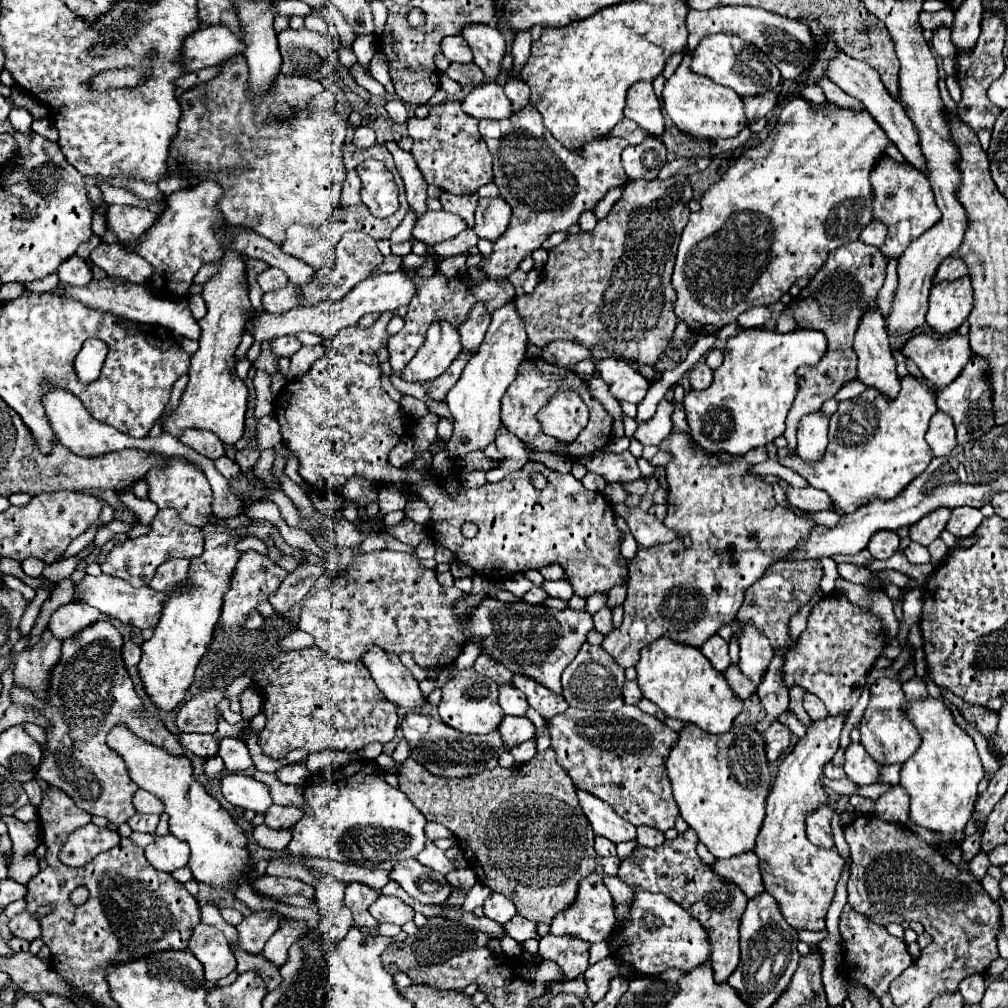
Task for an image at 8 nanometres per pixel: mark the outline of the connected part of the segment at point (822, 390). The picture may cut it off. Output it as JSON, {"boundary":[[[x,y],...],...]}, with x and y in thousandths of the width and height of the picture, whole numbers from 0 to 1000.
{"boundary":[[[852,238],[840,240],[826,250],[826,258],[818,260],[814,270],[811,270],[809,276],[803,280],[805,284],[797,286],[795,292],[787,298],[787,302],[779,304],[777,313],[773,313],[769,323],[771,329],[785,329],[791,325],[809,325],[809,327],[814,327],[822,339],[820,351],[811,363],[807,365],[797,363],[791,369],[795,373],[795,387],[783,407],[783,413],[779,419],[781,425],[777,431],[781,435],[781,444],[785,448],[791,442],[789,431],[795,415],[801,413],[803,409],[813,407],[814,401],[826,395],[840,377],[846,377],[850,373],[850,351],[846,347],[846,333],[854,313],[864,304],[870,304],[868,294],[876,284],[878,264],[880,264],[880,256],[876,256],[872,246],[856,242]]]}

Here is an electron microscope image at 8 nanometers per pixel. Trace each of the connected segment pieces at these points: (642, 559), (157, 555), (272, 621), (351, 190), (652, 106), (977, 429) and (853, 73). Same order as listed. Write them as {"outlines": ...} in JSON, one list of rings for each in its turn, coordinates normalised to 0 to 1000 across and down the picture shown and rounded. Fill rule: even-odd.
{"outlines":[[[[666,429],[654,440],[654,444],[668,450],[668,456],[660,462],[664,478],[660,522],[670,526],[672,534],[670,538],[654,540],[648,544],[634,544],[632,552],[624,558],[618,617],[596,637],[596,641],[616,663],[630,661],[636,643],[658,629],[670,637],[693,643],[703,631],[711,629],[717,619],[725,619],[729,615],[739,585],[765,560],[779,556],[777,550],[785,550],[785,546],[789,546],[789,542],[809,524],[809,518],[801,514],[801,508],[795,506],[795,510],[791,510],[787,504],[773,502],[767,494],[765,480],[757,478],[753,472],[745,472],[743,460],[739,460],[735,454],[729,454],[727,460],[717,460],[711,454],[688,448],[684,435],[672,429]],[[678,532],[686,534],[684,544],[678,540]]],[[[164,504],[164,506],[158,506],[156,512],[148,518],[148,530],[142,530],[138,534],[128,534],[120,540],[114,540],[110,548],[106,550],[104,558],[100,560],[100,565],[104,569],[122,573],[134,583],[138,583],[138,581],[146,581],[156,562],[160,562],[168,554],[193,554],[199,548],[201,548],[201,528],[189,520],[180,518],[176,506]]],[[[279,611],[265,613],[263,625],[277,625],[277,629],[271,633],[267,629],[267,637],[261,641],[259,651],[269,649],[271,655],[267,661],[263,661],[253,671],[253,679],[259,683],[261,688],[261,706],[265,708],[265,718],[261,722],[261,728],[257,730],[257,740],[263,748],[269,748],[269,752],[283,752],[289,744],[301,742],[305,746],[316,746],[316,744],[358,744],[366,736],[380,736],[384,738],[390,734],[394,724],[394,702],[382,692],[379,687],[372,681],[372,675],[368,673],[364,661],[358,657],[338,657],[334,653],[328,653],[326,649],[320,649],[314,641],[291,645],[285,649],[275,647],[275,635],[279,635],[287,625],[293,623],[293,619],[281,615]]],[[[342,143],[340,157],[342,157],[340,161],[342,161],[342,167],[344,167],[344,179],[342,179],[342,183],[340,183],[338,200],[336,200],[336,204],[328,210],[328,216],[326,216],[324,220],[320,220],[318,224],[314,224],[314,226],[307,226],[307,224],[301,224],[301,222],[289,222],[289,224],[283,228],[283,240],[279,242],[279,248],[281,248],[283,252],[297,256],[297,258],[305,260],[305,262],[311,264],[311,266],[318,266],[318,264],[330,260],[334,240],[336,240],[336,236],[338,236],[342,230],[346,230],[346,228],[360,228],[362,232],[368,232],[372,238],[384,238],[384,236],[388,234],[388,230],[398,222],[400,214],[402,214],[404,208],[406,208],[404,198],[402,198],[402,187],[400,187],[398,175],[396,175],[396,171],[392,169],[390,157],[388,157],[388,153],[386,153],[386,149],[384,149],[382,145],[372,143],[370,147],[356,149],[356,147],[352,147],[350,143]],[[364,157],[378,159],[378,161],[384,165],[384,169],[388,169],[388,173],[392,175],[392,181],[394,181],[394,187],[396,187],[396,202],[398,202],[396,208],[394,208],[390,214],[380,216],[380,218],[378,218],[378,216],[372,216],[372,214],[366,210],[366,206],[358,200],[358,194],[356,194],[358,179],[356,179],[356,175],[354,175],[354,171],[352,171],[352,163],[358,163],[358,161],[364,159]]],[[[630,81],[622,91],[620,115],[632,121],[638,129],[648,135],[658,133],[658,115],[656,103],[648,91],[646,81]]],[[[967,351],[963,353],[963,359],[959,359],[959,363],[955,365],[955,371],[951,371],[951,375],[947,379],[943,379],[943,383],[938,383],[936,387],[932,387],[930,397],[932,397],[930,399],[932,407],[945,415],[951,440],[965,438],[967,435],[973,435],[975,431],[979,431],[979,427],[983,427],[987,423],[983,381],[979,379],[979,375],[975,375],[975,359],[971,359],[971,355],[967,355]]],[[[828,52],[826,58],[822,60],[822,65],[818,69],[818,75],[822,79],[826,79],[834,89],[838,89],[842,95],[850,97],[860,111],[870,119],[870,123],[878,129],[878,133],[882,135],[882,139],[890,145],[890,149],[900,157],[902,163],[906,163],[908,167],[918,171],[918,155],[912,147],[912,135],[910,135],[910,127],[906,125],[906,121],[900,117],[896,105],[884,97],[884,93],[880,91],[880,87],[876,85],[872,73],[868,73],[868,69],[864,65],[860,65],[858,62],[852,62],[848,58],[842,58],[838,52]]]]}

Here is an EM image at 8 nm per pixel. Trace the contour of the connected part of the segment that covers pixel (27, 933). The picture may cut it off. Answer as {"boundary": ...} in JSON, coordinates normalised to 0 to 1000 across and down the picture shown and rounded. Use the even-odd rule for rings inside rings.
{"boundary":[[[21,905],[17,907],[15,911],[11,911],[9,915],[9,921],[13,925],[13,929],[17,931],[23,931],[23,933],[35,933],[37,929],[41,929],[41,919],[39,919],[39,913],[31,907],[31,905]]]}

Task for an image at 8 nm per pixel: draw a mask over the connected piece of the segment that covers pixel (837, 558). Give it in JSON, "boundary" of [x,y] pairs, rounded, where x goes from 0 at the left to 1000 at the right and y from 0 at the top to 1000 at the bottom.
{"boundary":[[[860,545],[855,546],[849,551],[828,551],[825,553],[830,561],[834,559],[845,559],[852,562],[858,562],[866,557],[866,553]]]}

